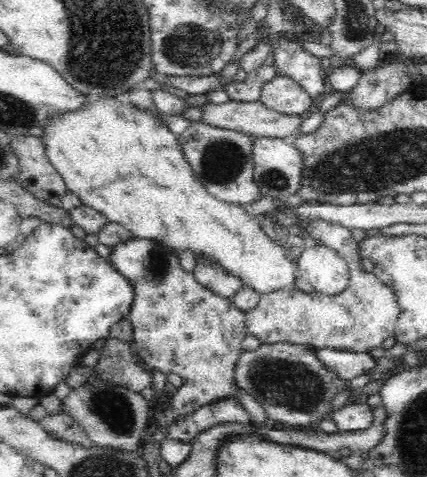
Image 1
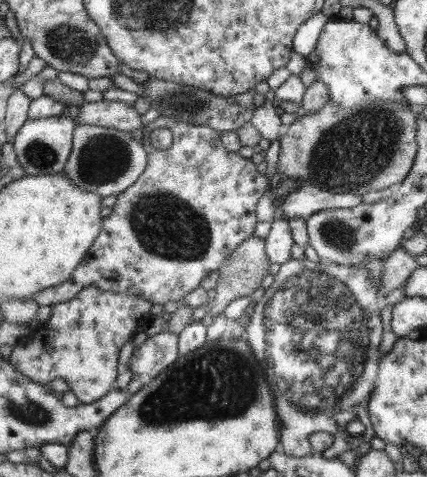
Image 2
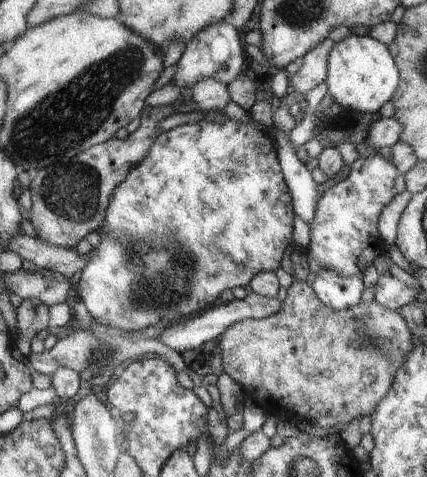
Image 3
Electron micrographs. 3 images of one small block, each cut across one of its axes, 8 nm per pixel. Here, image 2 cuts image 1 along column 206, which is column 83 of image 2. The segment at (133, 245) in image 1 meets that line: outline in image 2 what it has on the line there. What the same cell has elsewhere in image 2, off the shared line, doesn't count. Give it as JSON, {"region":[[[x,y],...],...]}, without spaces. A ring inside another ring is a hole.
{"region":[[[89,286],[75,300],[53,306],[55,314],[51,324],[33,330],[27,344],[17,344],[9,362],[41,386],[47,386],[57,378],[67,380],[81,404],[101,402],[101,398],[115,388],[121,348],[135,338],[135,334],[145,332],[147,326],[151,326],[151,306],[153,302],[141,296],[115,294]]]}

